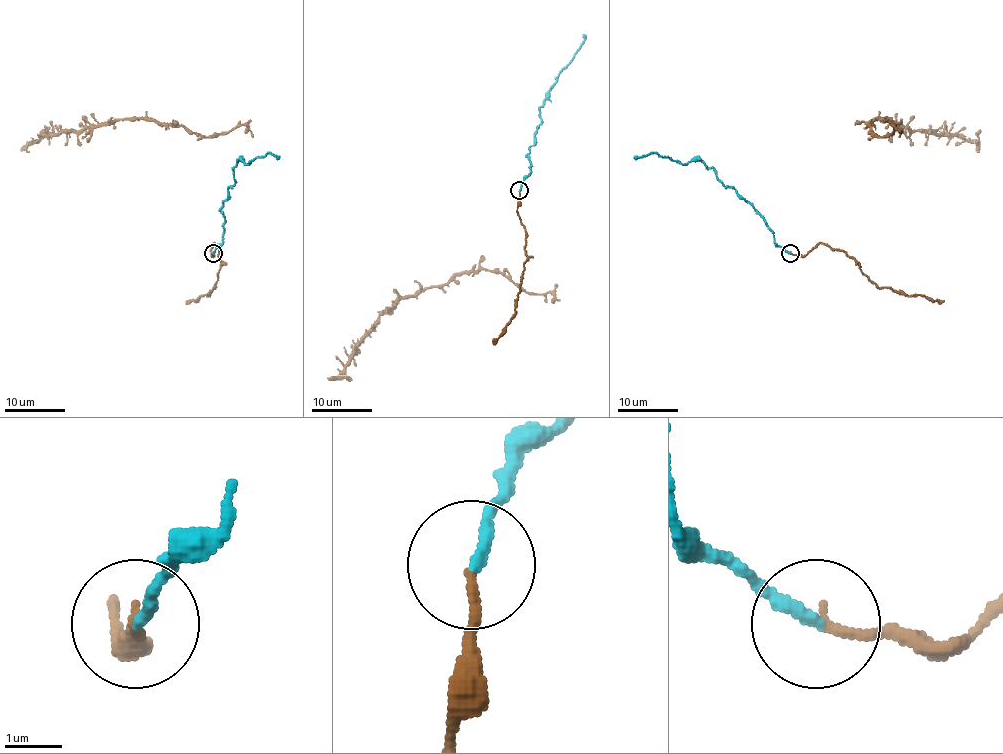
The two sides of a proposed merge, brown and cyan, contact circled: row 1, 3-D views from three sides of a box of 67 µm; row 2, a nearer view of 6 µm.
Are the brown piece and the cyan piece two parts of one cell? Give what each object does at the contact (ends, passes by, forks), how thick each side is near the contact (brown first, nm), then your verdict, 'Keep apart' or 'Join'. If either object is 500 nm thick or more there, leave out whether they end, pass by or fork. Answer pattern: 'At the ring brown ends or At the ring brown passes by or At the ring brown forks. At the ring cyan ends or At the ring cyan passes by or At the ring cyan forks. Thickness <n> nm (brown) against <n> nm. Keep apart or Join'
At the ring brown ends. At the ring cyan ends. Thickness 170 nm (brown) against 200 nm. Join

